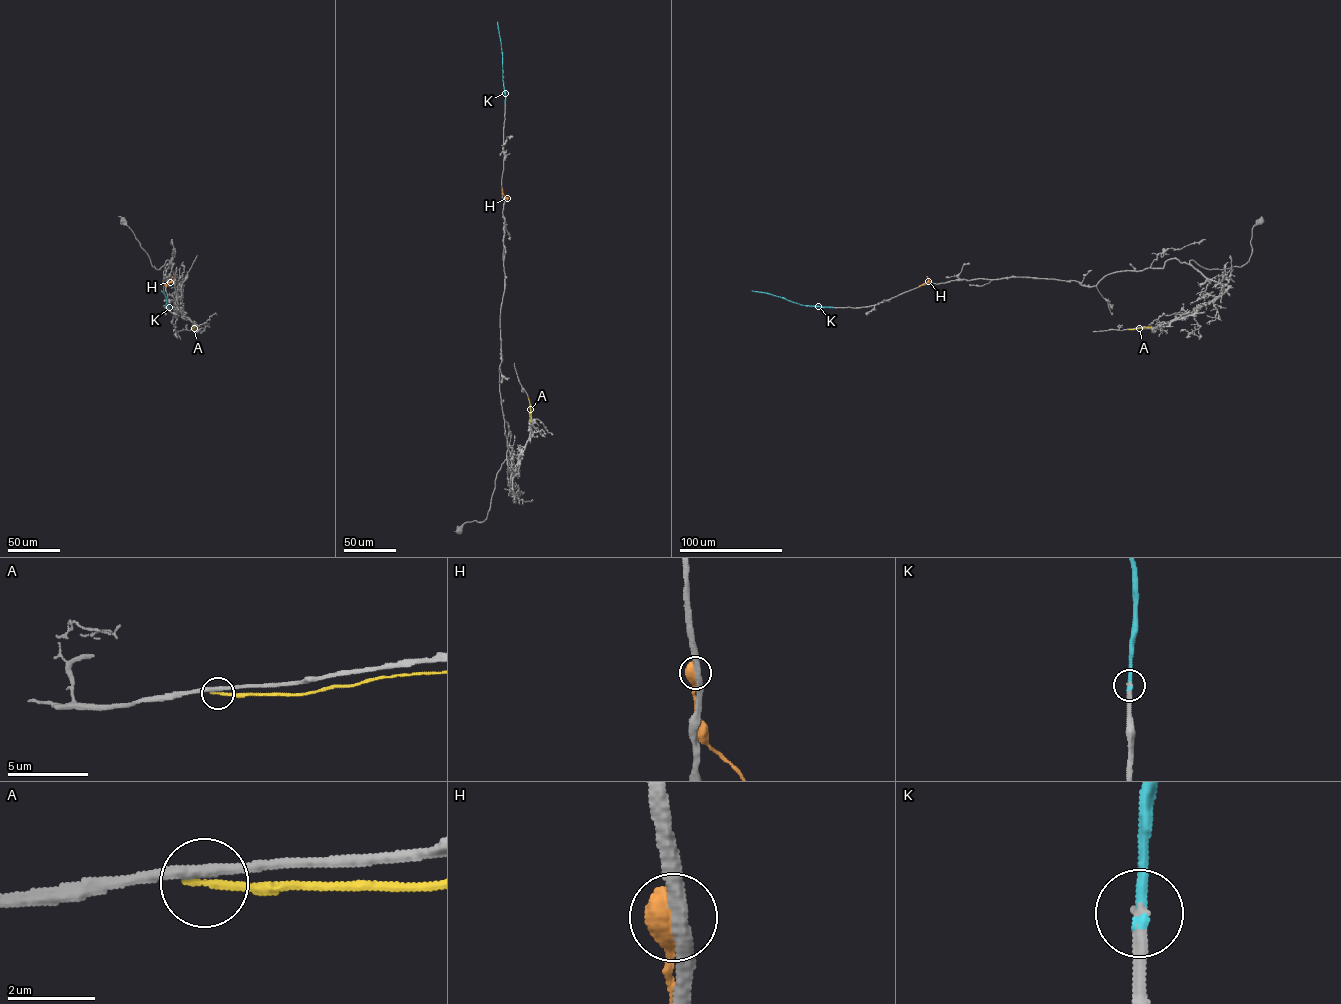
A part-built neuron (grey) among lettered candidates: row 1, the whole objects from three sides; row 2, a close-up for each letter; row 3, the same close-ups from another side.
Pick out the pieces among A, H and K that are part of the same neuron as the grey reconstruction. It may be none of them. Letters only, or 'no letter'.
K

